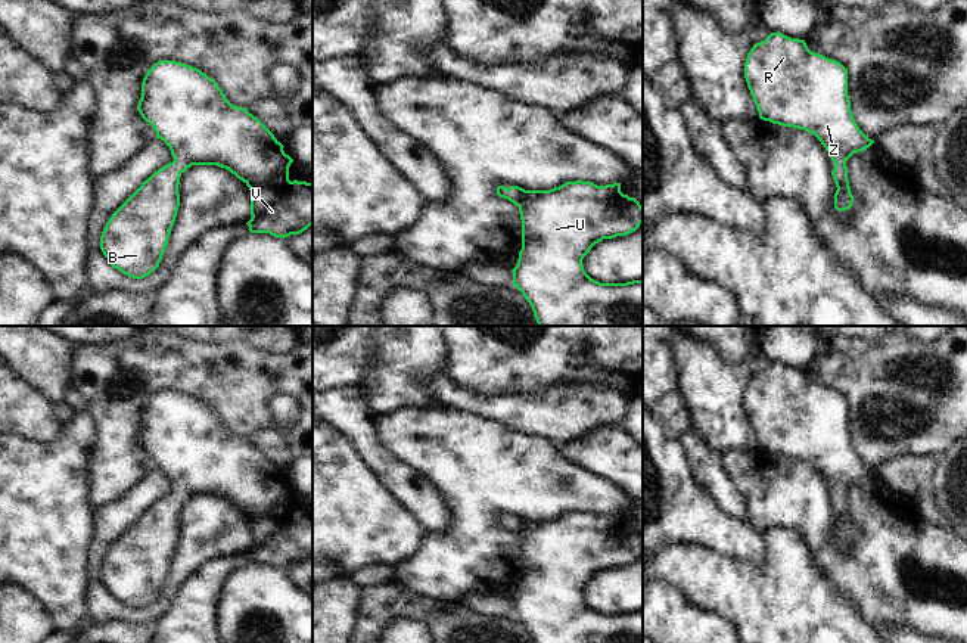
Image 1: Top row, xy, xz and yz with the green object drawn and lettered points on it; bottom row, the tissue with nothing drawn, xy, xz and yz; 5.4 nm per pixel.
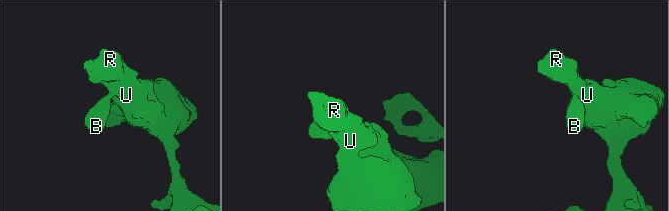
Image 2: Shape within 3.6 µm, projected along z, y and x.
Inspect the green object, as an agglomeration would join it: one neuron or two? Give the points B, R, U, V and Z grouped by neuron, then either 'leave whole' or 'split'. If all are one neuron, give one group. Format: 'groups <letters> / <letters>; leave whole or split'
groups B R U V Z; leave whole

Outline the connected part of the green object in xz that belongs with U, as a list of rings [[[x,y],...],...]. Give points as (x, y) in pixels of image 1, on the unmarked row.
[[[576,510],[550,521],[498,516],[497,525],[519,537],[522,580],[512,600],[513,616],[522,622],[534,643],[643,643],[643,611],[600,614],[582,596],[596,574],[626,566],[643,553],[643,537],[621,522],[621,513],[597,516]]]

